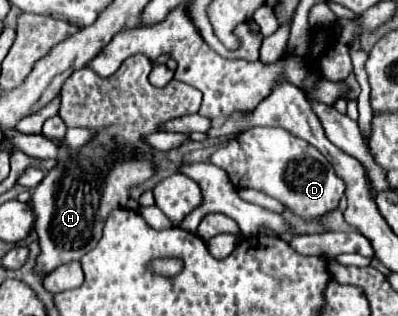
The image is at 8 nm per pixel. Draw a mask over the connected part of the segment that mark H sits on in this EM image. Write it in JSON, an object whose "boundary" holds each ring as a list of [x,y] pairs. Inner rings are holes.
{"boundary":[[[131,55],[123,61],[119,71],[107,79],[101,79],[95,71],[85,67],[65,81],[59,107],[61,119],[67,127],[89,127],[97,129],[99,135],[73,157],[61,157],[59,165],[33,189],[31,201],[41,245],[41,255],[35,263],[37,273],[51,273],[59,265],[79,261],[89,253],[99,243],[111,209],[125,207],[129,187],[153,175],[151,153],[141,137],[155,133],[157,125],[163,121],[199,111],[201,93],[195,87],[173,79],[159,89],[149,83],[149,73],[151,59]],[[79,103],[83,103],[83,107],[79,107]]]}

